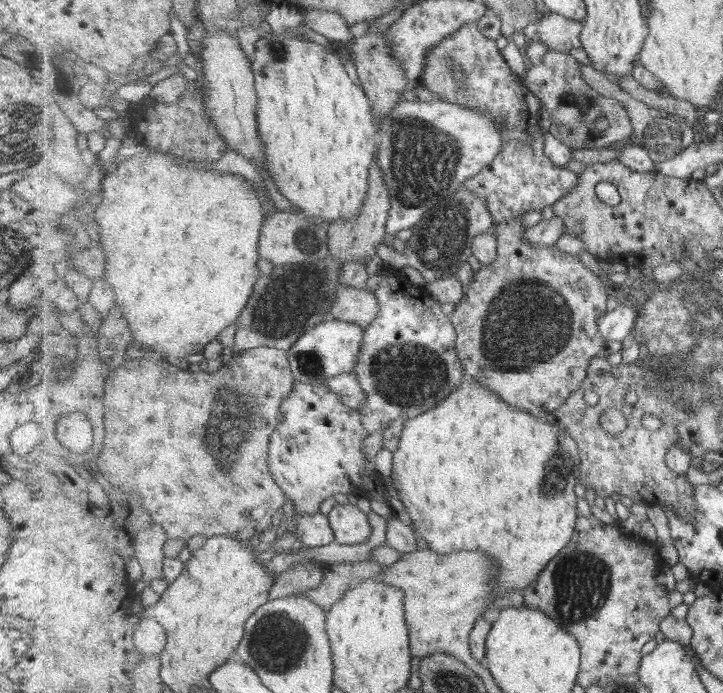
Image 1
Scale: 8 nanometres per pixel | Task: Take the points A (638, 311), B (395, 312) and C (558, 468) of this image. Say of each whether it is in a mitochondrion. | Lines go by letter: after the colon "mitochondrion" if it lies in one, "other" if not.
A: other
B: other
C: mitochondrion

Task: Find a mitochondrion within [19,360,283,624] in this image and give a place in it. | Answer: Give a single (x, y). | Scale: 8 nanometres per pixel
(239, 414)

